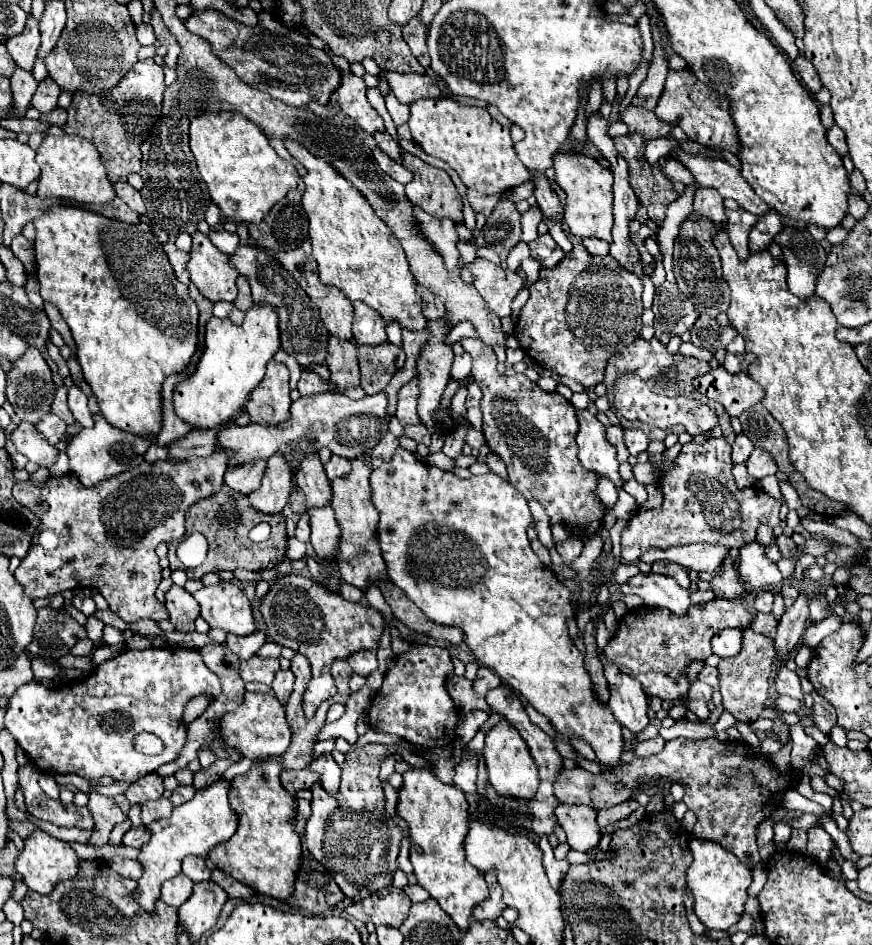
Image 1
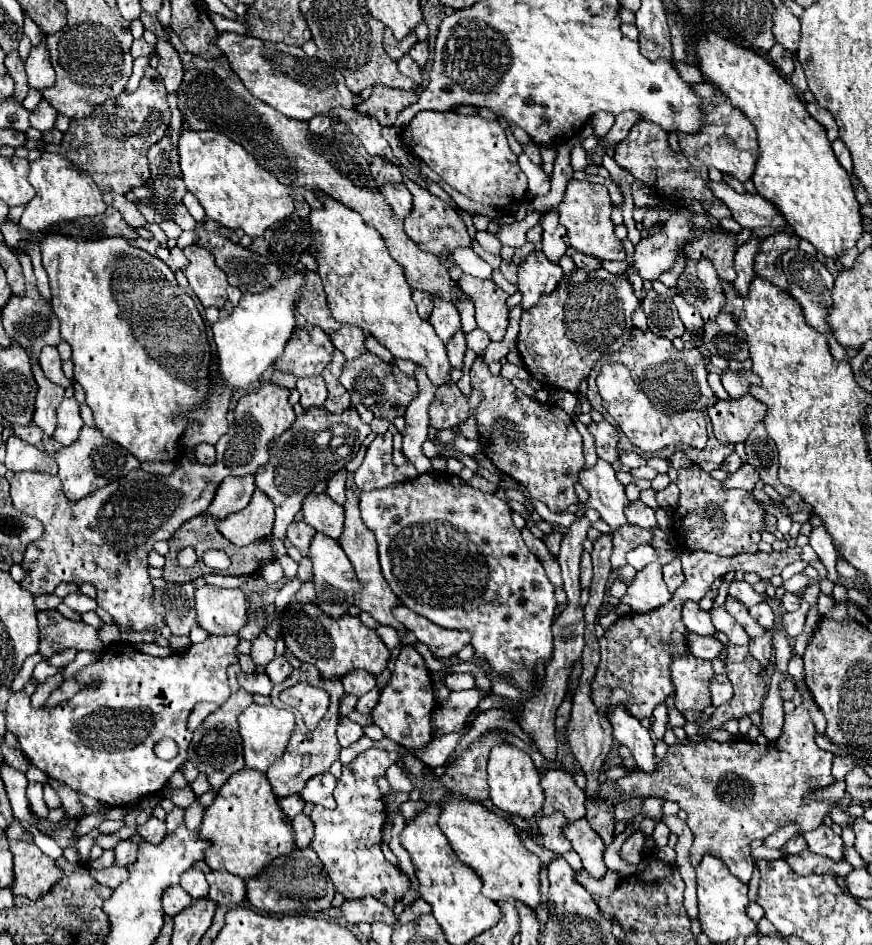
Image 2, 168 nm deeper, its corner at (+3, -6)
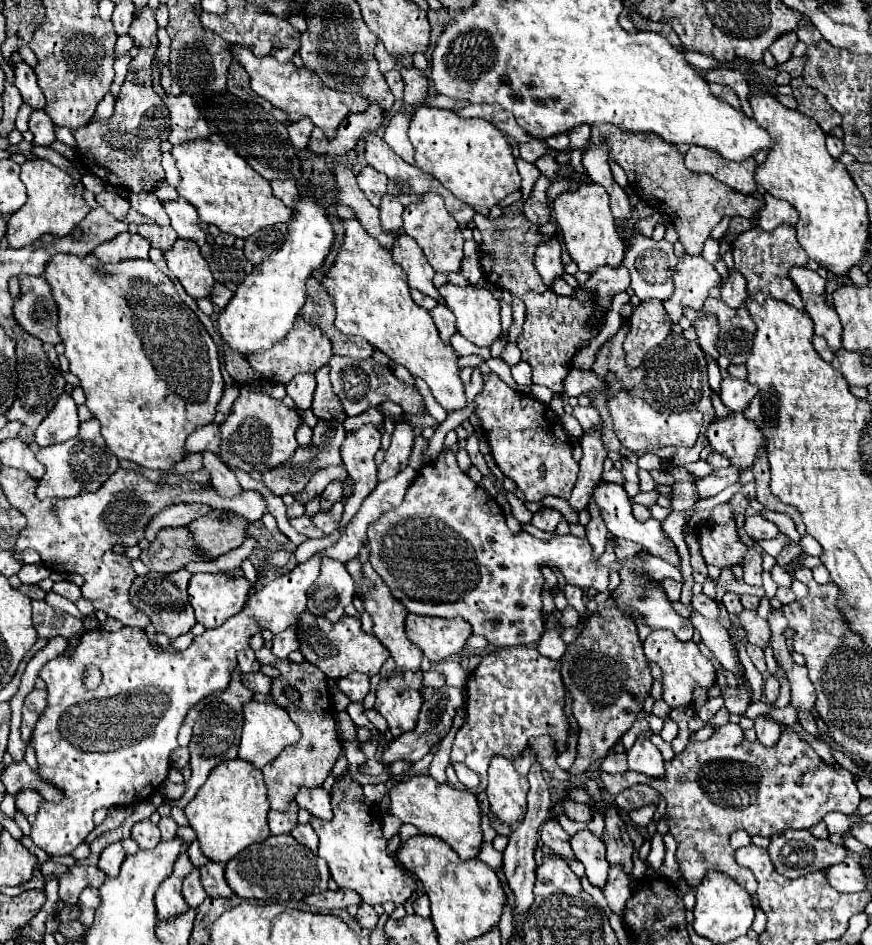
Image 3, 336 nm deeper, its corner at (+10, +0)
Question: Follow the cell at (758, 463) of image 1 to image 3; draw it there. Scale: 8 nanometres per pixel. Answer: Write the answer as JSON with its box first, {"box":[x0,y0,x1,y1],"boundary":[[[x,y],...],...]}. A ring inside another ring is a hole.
{"box":[696,466,740,500],"boundary":[[[728,466],[728,468],[720,468],[720,470],[712,472],[710,476],[698,480],[698,482],[696,482],[698,500],[702,500],[702,498],[710,498],[710,496],[716,496],[716,494],[722,492],[726,486],[738,482],[738,476],[740,476],[740,472],[738,472],[734,466]]]}

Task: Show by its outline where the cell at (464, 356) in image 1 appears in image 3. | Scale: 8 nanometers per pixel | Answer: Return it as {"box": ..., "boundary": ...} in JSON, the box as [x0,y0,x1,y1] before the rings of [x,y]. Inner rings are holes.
{"box":[430,304,456,342],"boundary":[[[438,304],[434,310],[430,310],[430,316],[434,318],[436,322],[436,328],[440,332],[440,338],[444,342],[450,340],[450,336],[456,332],[456,322],[454,322],[454,314],[444,306],[444,304]]]}

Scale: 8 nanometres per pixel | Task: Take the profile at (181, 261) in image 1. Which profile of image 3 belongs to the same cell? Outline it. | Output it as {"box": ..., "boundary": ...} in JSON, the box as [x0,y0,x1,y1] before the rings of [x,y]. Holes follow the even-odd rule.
{"box":[138,224,178,250],"boundary":[[[140,224],[138,234],[150,242],[150,246],[166,250],[172,246],[172,242],[178,238],[172,226],[160,226],[160,224]]]}

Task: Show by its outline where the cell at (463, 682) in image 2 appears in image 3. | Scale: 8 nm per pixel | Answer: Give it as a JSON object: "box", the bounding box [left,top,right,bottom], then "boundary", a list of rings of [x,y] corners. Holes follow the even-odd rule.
{"box":[422,670,446,688],"boundary":[[[428,670],[424,674],[424,680],[422,680],[422,686],[424,688],[440,688],[442,684],[446,684],[446,678],[442,672],[434,672],[434,670]]]}

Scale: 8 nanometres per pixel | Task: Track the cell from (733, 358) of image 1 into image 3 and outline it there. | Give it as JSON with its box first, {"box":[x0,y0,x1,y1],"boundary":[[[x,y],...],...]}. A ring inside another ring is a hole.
{"box":[720,376,758,412],"boundary":[[[730,376],[730,378],[722,380],[720,398],[730,412],[744,412],[756,392],[758,392],[758,388],[752,386],[748,380],[738,380],[738,378]]]}

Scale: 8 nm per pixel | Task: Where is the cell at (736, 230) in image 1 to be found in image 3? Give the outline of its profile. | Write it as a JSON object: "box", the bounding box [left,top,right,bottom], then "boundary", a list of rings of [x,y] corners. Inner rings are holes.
{"box":[664,254,720,324],"boundary":[[[686,254],[678,262],[672,278],[676,292],[668,302],[664,302],[664,312],[668,314],[670,324],[678,324],[686,308],[702,310],[708,292],[714,286],[720,286],[720,274],[712,264],[702,260],[702,256],[692,258]]]}

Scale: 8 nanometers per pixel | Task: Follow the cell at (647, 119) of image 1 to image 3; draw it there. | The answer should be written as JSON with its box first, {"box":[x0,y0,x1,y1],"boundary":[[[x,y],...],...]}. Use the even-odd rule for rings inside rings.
{"box":[598,124,762,256],"boundary":[[[610,124],[598,126],[598,132],[602,138],[606,138],[608,152],[626,172],[628,182],[638,194],[638,198],[672,218],[678,232],[678,240],[690,256],[702,254],[702,246],[708,234],[724,216],[750,218],[750,214],[754,216],[762,206],[758,198],[744,196],[722,182],[714,182],[710,174],[700,176],[688,170],[684,166],[684,156],[678,152],[678,148],[674,144],[662,142],[662,138],[658,138],[656,134],[630,134],[616,130],[616,126]]]}

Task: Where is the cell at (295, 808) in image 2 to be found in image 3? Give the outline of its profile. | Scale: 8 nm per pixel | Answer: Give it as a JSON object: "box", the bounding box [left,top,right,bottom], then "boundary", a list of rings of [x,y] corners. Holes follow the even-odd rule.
{"box":[268,802,298,834],"boundary":[[[292,802],[292,806],[286,812],[276,812],[270,810],[268,812],[268,828],[272,834],[288,834],[296,828],[296,814],[298,814],[298,806],[296,802]]]}

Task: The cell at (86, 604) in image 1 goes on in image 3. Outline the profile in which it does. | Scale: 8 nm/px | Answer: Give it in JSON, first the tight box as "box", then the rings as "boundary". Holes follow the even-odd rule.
{"box":[52,580,82,602],"boundary":[[[70,580],[56,582],[56,584],[52,586],[52,590],[54,590],[56,594],[60,594],[60,596],[64,596],[64,598],[72,600],[72,602],[76,602],[76,600],[82,596],[82,594],[80,594],[80,588],[78,588],[74,582],[70,582]]]}

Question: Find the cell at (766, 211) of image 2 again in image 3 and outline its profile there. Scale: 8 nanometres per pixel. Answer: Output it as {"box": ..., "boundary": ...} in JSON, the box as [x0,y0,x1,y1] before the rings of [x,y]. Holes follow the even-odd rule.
{"box":[758,194,798,230],"boundary":[[[770,194],[764,196],[766,206],[758,212],[758,226],[762,230],[774,230],[780,224],[796,224],[798,222],[798,212],[784,200],[778,200]]]}

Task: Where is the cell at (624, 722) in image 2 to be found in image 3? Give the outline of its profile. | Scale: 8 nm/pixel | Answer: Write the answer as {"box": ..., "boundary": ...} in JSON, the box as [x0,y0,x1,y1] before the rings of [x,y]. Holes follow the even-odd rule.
{"box":[628,738,664,778],"boundary":[[[646,738],[636,740],[636,744],[628,750],[628,770],[646,774],[650,778],[664,776],[664,758],[660,750]]]}

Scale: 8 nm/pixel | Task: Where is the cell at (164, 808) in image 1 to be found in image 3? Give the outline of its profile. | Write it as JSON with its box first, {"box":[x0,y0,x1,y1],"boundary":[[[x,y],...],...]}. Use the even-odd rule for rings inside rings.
{"box":[132,820,160,850],"boundary":[[[150,820],[136,822],[132,826],[132,840],[136,840],[140,850],[152,850],[160,842],[160,830]]]}

